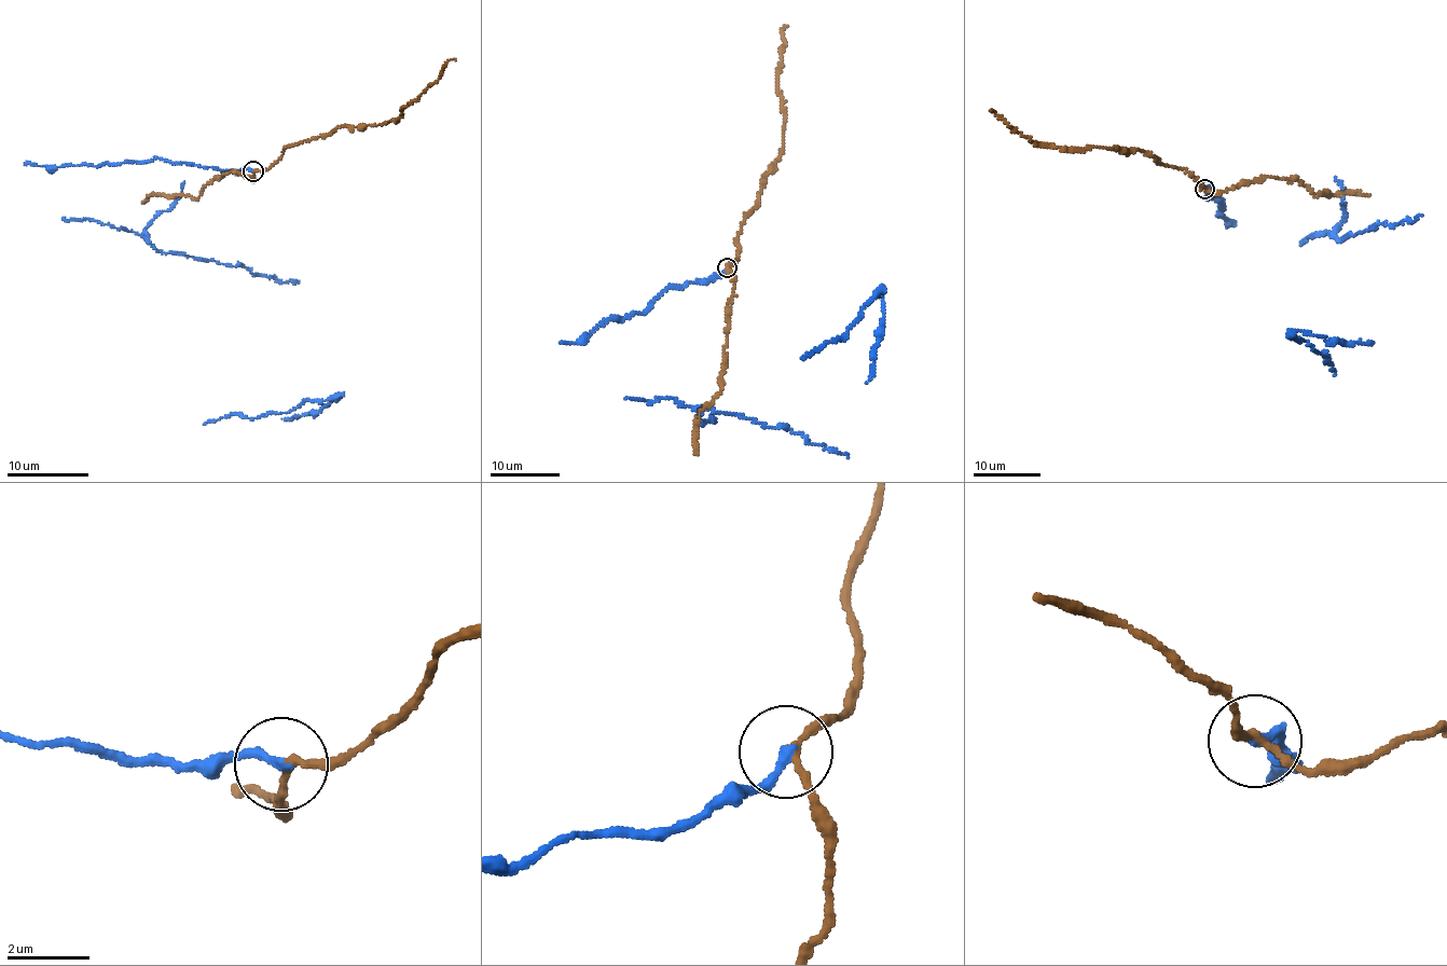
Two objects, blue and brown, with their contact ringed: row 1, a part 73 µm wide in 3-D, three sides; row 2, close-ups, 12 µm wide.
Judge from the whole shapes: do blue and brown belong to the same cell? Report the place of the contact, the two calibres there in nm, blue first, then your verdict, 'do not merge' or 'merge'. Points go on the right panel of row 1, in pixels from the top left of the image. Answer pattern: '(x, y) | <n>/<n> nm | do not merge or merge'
(1204, 189) | 220/170 nm | do not merge

